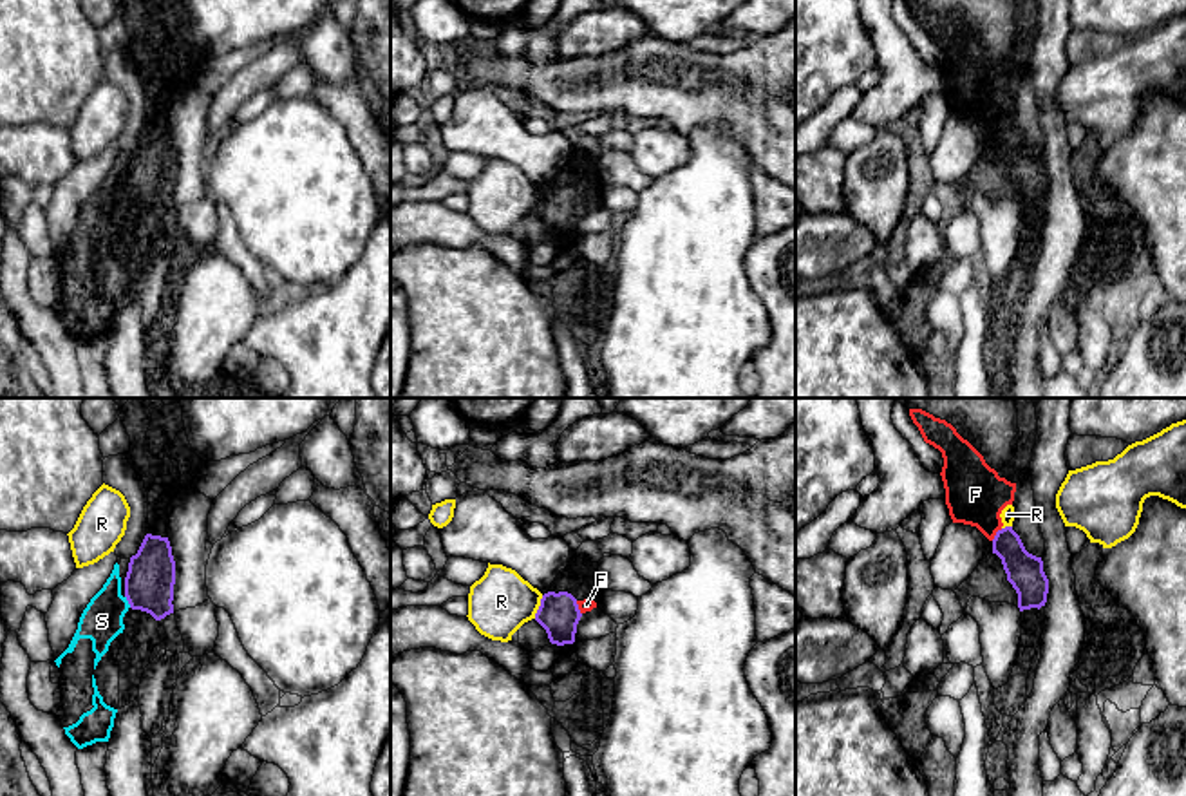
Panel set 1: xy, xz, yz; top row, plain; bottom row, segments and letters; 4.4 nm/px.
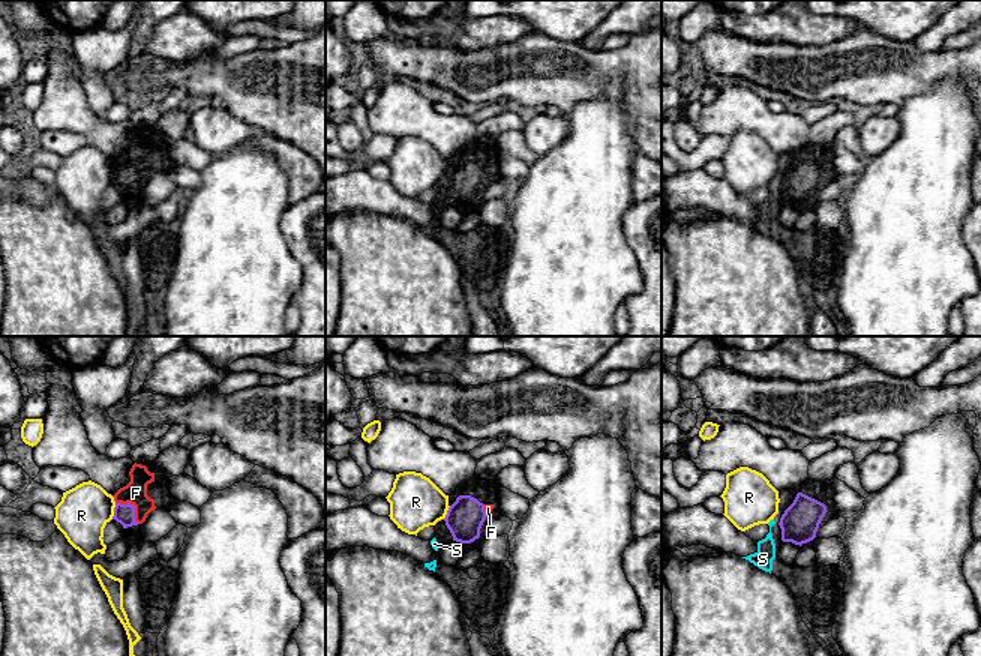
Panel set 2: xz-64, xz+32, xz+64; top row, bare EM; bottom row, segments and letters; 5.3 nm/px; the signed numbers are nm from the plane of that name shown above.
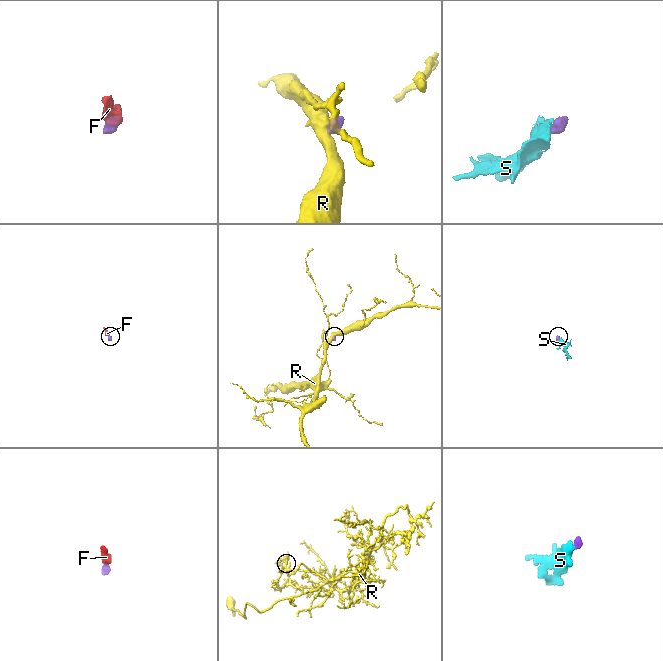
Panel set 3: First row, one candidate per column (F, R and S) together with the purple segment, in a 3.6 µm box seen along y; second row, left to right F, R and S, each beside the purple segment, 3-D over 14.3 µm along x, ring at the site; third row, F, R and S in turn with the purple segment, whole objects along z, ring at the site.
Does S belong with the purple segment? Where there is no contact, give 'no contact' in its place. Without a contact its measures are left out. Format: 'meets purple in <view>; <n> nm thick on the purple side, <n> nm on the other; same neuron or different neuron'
meets purple in xy; 220 nm thick on the purple side, 190 nm on the other; same neuron

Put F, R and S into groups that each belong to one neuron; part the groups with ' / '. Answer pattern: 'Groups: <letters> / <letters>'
Groups: F S / R

